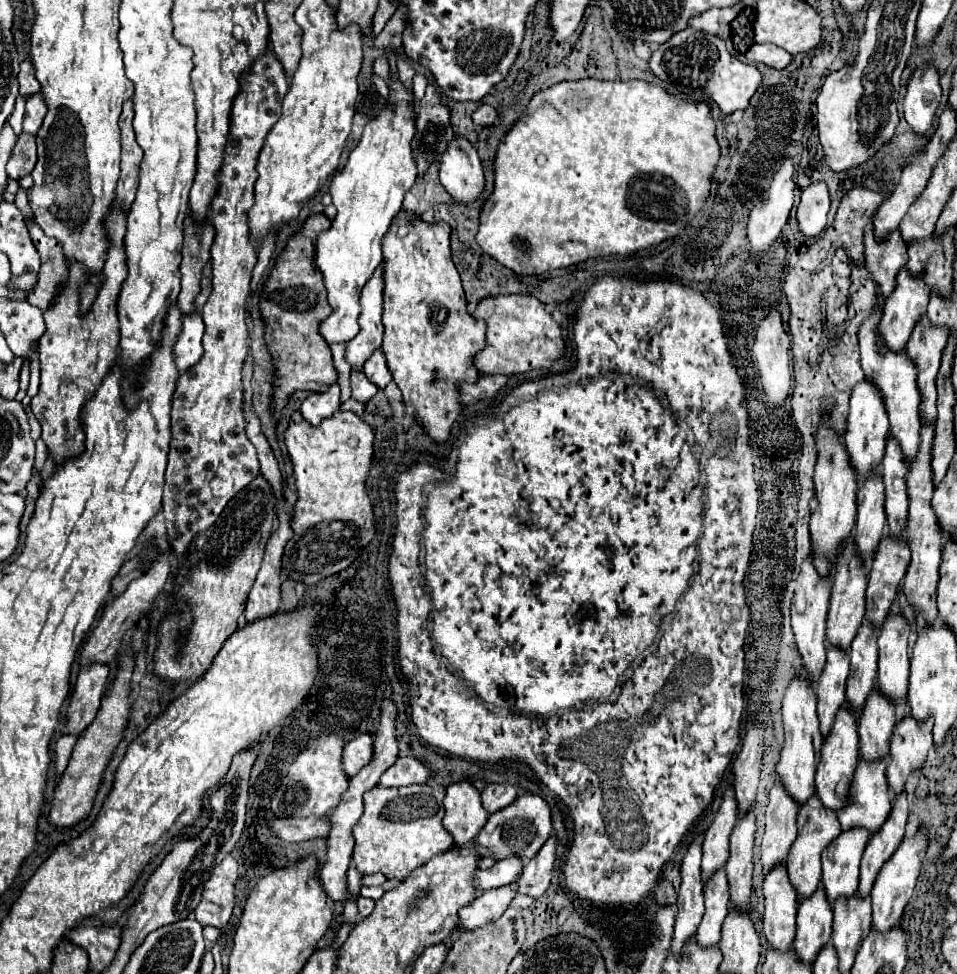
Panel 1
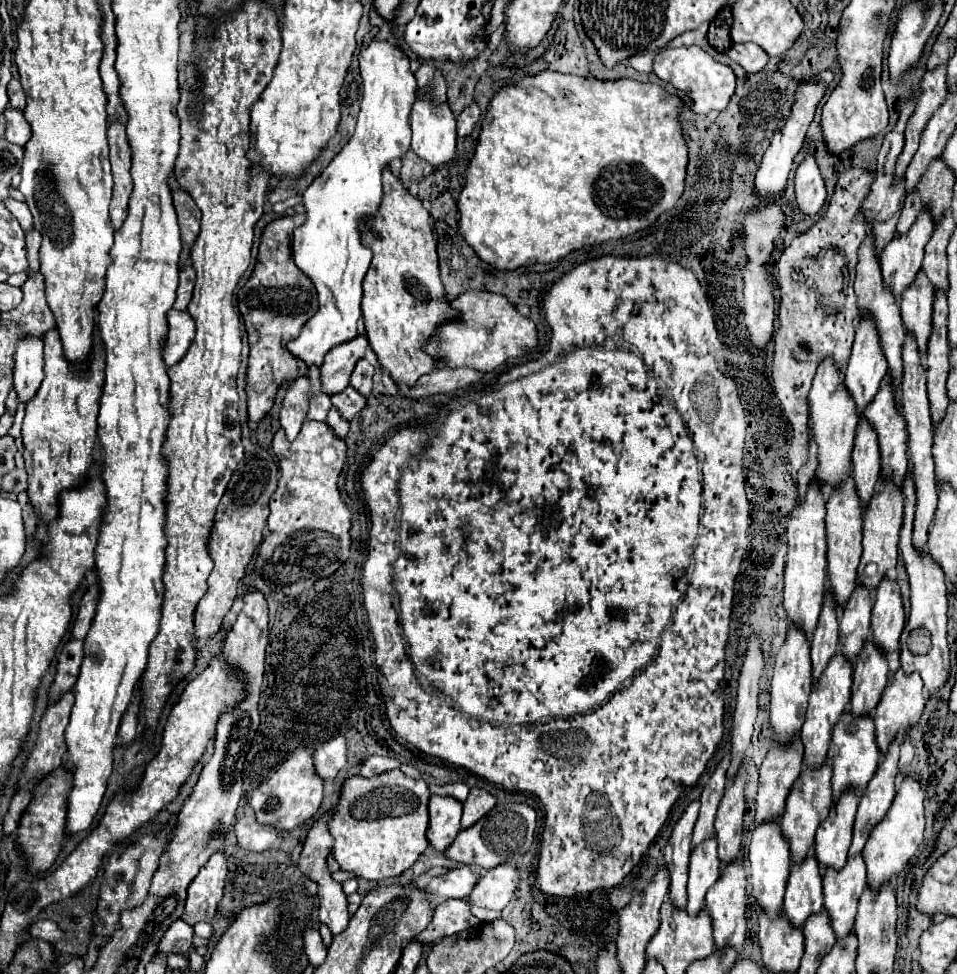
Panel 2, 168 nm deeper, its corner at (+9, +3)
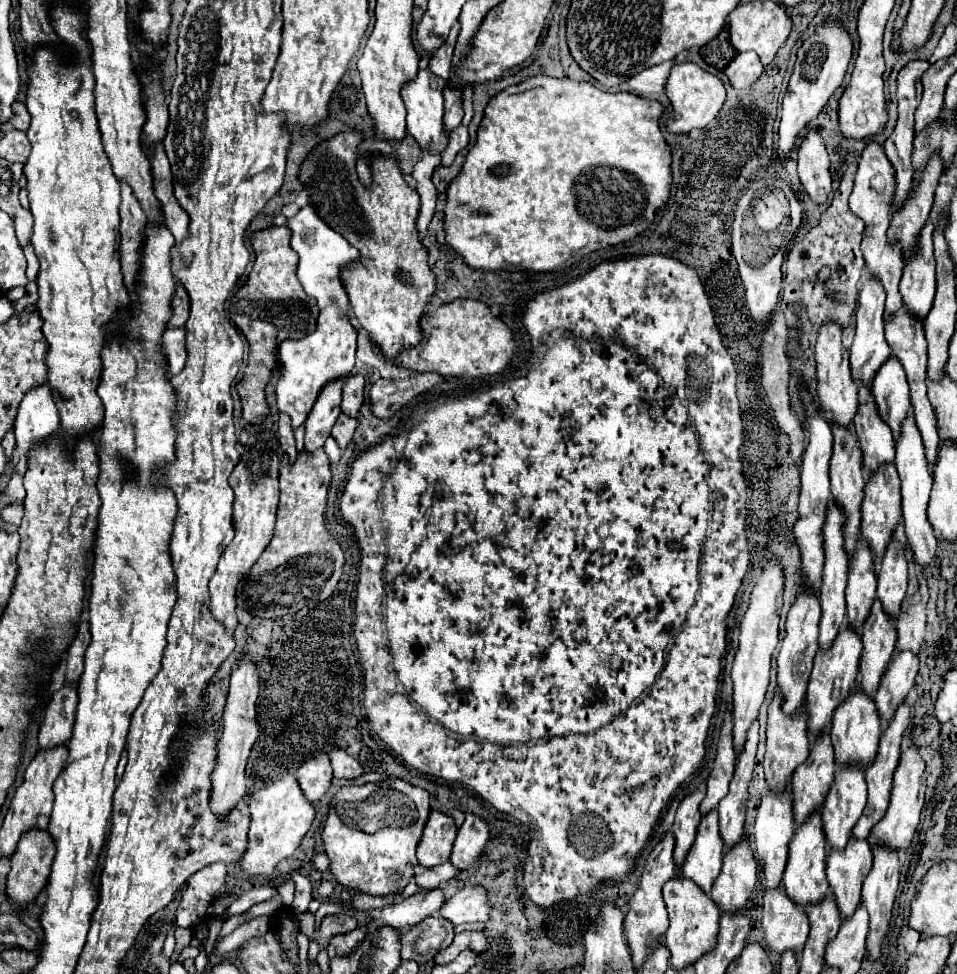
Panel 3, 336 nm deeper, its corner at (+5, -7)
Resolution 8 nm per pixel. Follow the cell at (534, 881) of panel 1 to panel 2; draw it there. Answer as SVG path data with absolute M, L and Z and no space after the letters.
M502 865L486 871L476 883L468 901L478 907L504 909L516 895L520 883L520 871L516 865Z

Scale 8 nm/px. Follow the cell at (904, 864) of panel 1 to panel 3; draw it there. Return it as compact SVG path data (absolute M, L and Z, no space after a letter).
M910 745L908 749L902 751L898 769L894 771L894 783L892 783L892 793L890 793L890 805L886 809L886 815L878 825L874 825L868 843L884 843L890 845L892 849L906 849L912 843L912 837L918 829L920 815L924 809L924 791L926 791L926 775L924 775L924 759L918 753L918 747Z

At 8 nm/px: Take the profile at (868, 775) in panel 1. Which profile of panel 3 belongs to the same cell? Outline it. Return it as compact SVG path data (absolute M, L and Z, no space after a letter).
M854 687L850 695L844 699L844 703L838 705L832 717L830 737L832 737L832 745L836 751L836 761L838 763L862 763L864 767L868 767L870 761L874 761L874 753L878 751L880 735L882 735L882 723L880 723L880 715L878 715L874 699L868 693L862 693L860 687Z

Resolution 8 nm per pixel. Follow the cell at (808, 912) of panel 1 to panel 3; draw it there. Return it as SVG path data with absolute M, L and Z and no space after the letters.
M814 811L802 825L798 825L790 845L788 845L788 865L784 869L784 889L790 899L794 899L800 907L808 903L818 903L824 899L828 891L826 881L826 837L822 829L820 813Z

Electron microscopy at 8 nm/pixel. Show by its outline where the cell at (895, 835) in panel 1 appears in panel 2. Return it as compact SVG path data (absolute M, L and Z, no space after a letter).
M898 741L890 745L890 751L884 755L882 763L878 765L878 771L870 781L870 787L866 789L866 799L860 799L858 815L854 823L854 839L850 845L850 857L862 855L870 831L886 817L896 797L896 789L894 789L896 773L898 773Z

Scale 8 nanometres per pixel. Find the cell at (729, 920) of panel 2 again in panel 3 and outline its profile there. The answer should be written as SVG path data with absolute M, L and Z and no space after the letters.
M748 839L738 841L722 857L722 871L712 885L710 897L722 911L740 911L746 907L758 879L758 863Z

